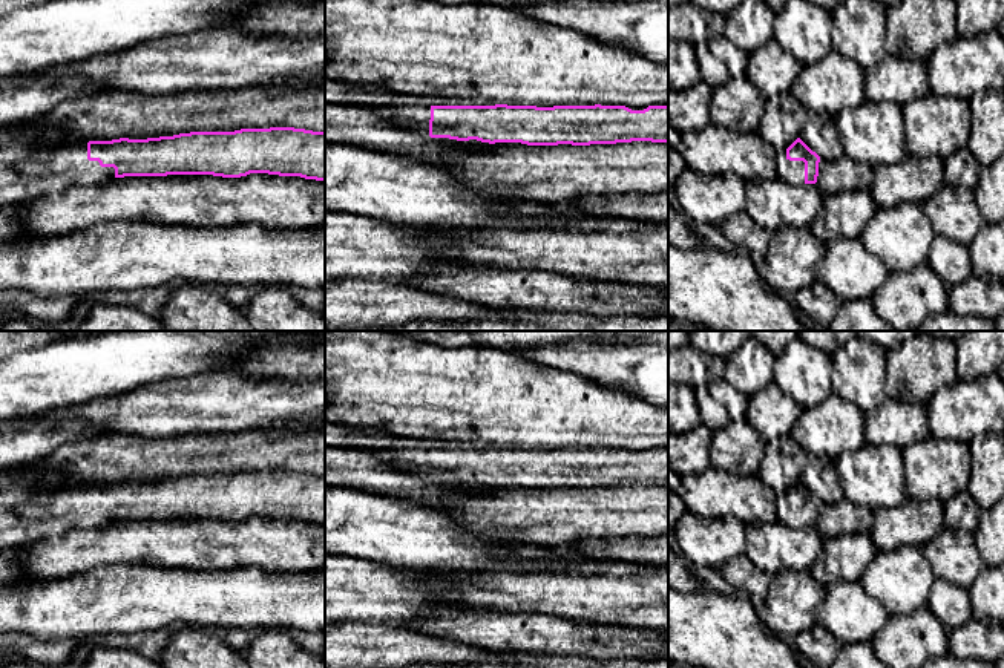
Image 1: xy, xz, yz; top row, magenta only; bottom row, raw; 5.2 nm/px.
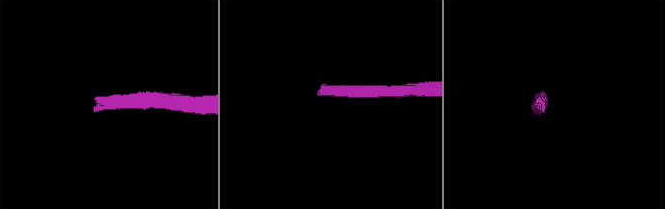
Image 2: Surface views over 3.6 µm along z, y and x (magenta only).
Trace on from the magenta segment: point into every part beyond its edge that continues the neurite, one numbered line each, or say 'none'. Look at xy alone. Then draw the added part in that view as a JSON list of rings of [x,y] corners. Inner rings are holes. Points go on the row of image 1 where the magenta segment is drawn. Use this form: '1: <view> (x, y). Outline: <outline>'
1: xy (52, 170). Outline: [[[67,141],[43,149],[26,162],[0,165],[0,208],[55,196],[74,184],[101,184],[112,178],[113,167],[87,159],[86,141]]]

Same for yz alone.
1: yz (793, 172). Outline: [[[782,158],[777,162],[779,178],[789,184],[805,184],[805,162]]]

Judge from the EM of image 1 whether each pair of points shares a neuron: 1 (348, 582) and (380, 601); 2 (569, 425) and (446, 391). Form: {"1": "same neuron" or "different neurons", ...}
{"1": "same neuron", "2": "same neuron"}

